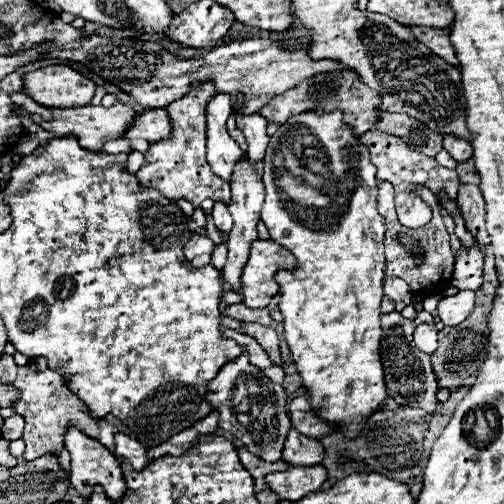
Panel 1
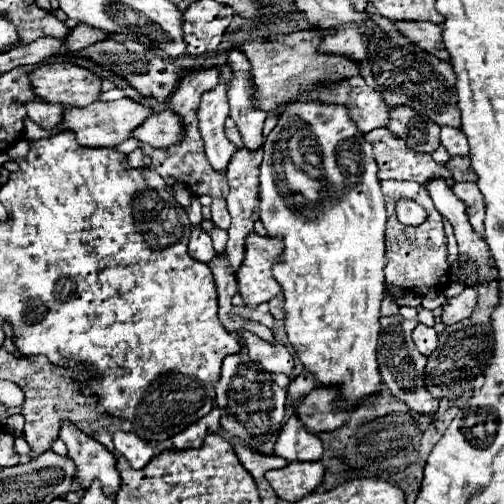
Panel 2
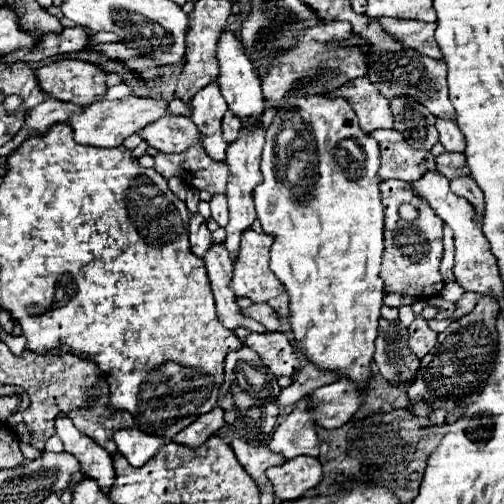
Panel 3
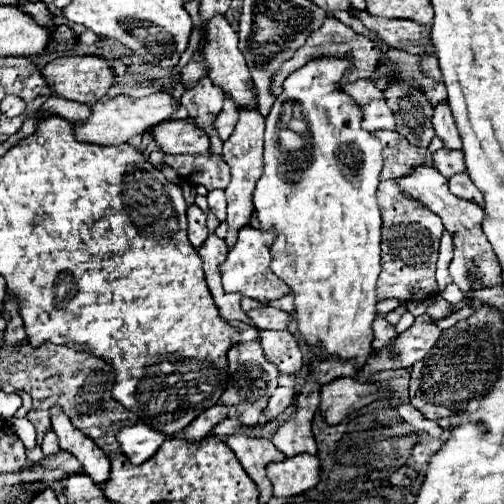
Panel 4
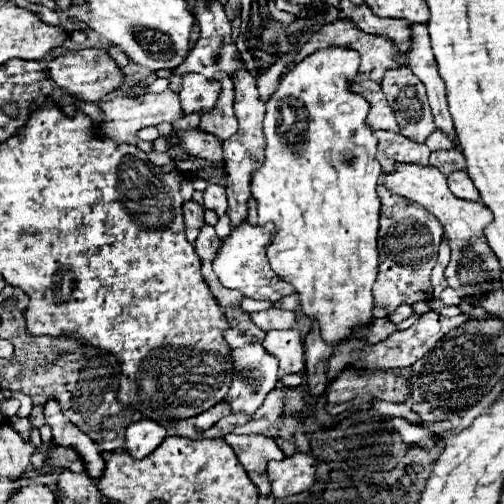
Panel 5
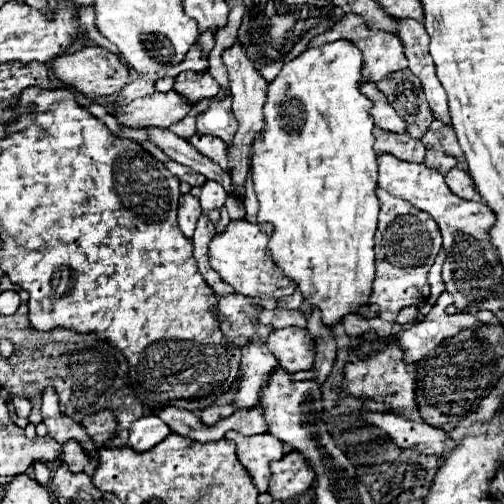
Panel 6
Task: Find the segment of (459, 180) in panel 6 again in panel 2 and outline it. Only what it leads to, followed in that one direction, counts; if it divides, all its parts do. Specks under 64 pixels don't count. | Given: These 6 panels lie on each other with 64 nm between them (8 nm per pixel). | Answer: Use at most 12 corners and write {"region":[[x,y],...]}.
{"region":[[474,182],[452,192],[466,204],[468,220],[484,238],[484,198]]}

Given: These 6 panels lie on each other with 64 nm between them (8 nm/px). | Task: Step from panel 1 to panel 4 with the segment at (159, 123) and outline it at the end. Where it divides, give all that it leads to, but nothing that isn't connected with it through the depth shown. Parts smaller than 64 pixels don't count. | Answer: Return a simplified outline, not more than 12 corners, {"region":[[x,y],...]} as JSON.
{"region":[[186,120],[148,130],[164,154],[210,154],[208,136]]}

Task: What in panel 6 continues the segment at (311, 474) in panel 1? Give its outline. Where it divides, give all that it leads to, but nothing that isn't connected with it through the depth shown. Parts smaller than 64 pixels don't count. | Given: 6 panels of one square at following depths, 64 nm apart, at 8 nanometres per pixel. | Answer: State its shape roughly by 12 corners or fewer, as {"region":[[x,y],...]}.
{"region":[[300,452],[270,464],[268,492],[288,500],[306,492],[314,472]]}

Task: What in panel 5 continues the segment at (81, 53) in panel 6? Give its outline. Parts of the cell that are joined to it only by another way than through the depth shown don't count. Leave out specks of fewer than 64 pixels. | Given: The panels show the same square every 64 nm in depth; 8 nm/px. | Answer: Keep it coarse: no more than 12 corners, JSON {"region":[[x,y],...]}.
{"region":[[106,50],[48,62],[58,88],[84,102],[118,90],[122,70]]}

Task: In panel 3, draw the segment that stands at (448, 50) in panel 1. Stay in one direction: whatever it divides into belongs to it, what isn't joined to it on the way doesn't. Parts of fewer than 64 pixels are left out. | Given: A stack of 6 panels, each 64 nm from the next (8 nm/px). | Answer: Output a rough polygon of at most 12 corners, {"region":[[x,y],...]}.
{"region":[[380,18],[386,32],[404,46],[442,58],[436,24]]}

